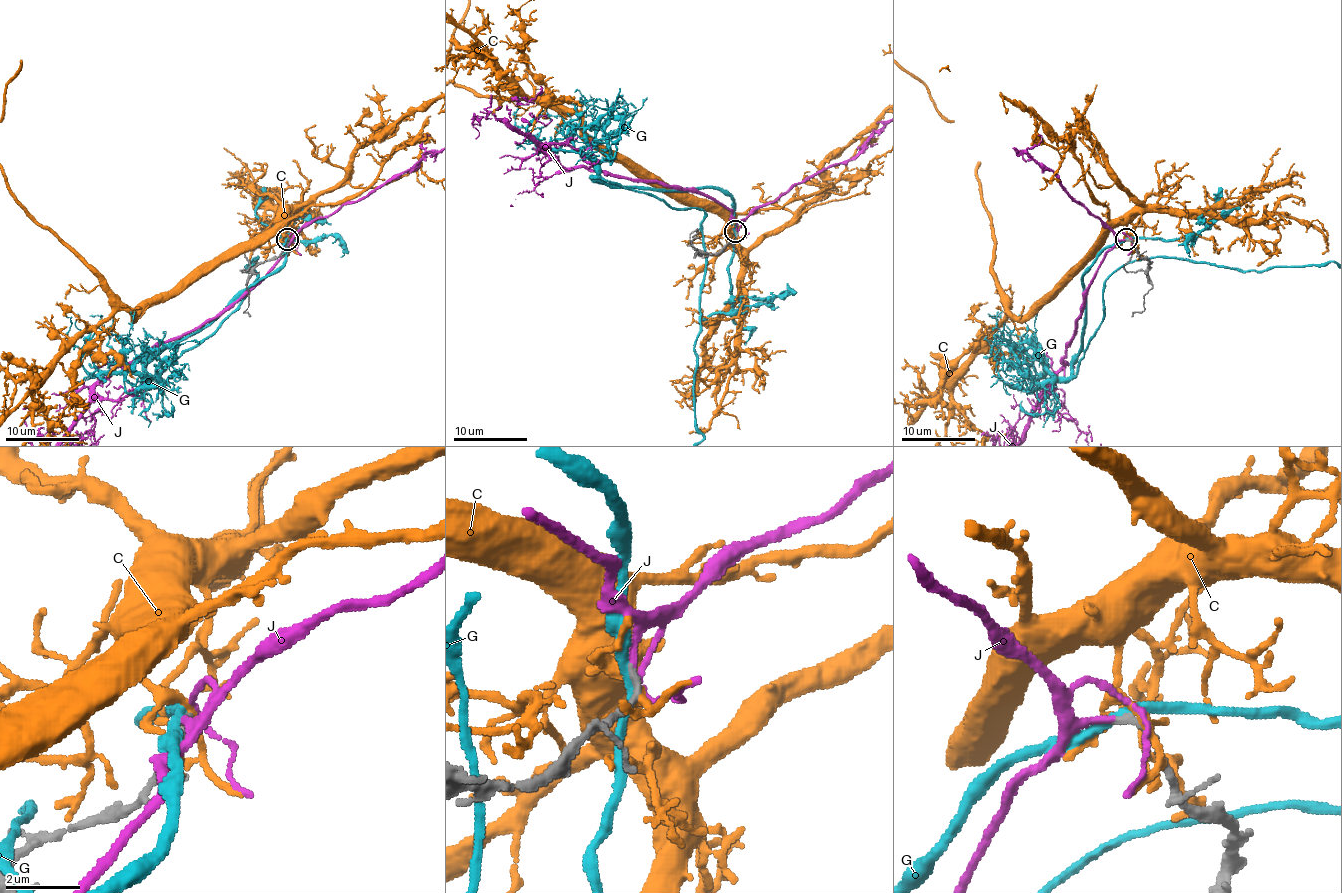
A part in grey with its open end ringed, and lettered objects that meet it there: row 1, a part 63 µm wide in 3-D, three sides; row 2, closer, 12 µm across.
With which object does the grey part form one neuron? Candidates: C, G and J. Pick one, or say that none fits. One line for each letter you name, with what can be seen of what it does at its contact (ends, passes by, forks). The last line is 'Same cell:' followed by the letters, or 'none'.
J: it ends
Same cell: J

